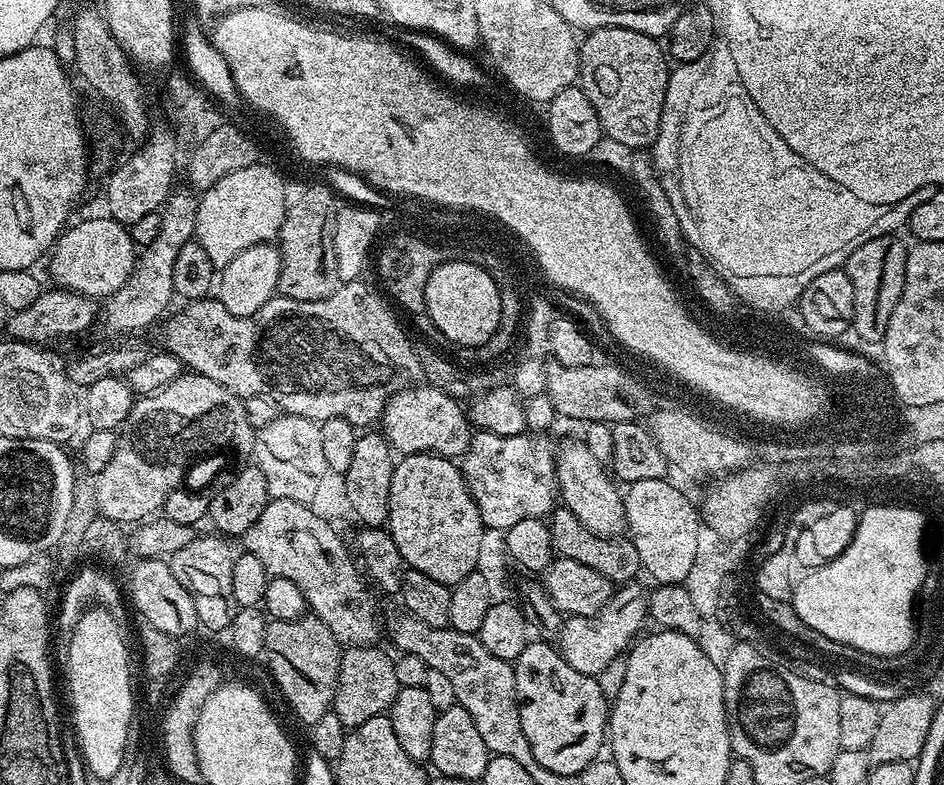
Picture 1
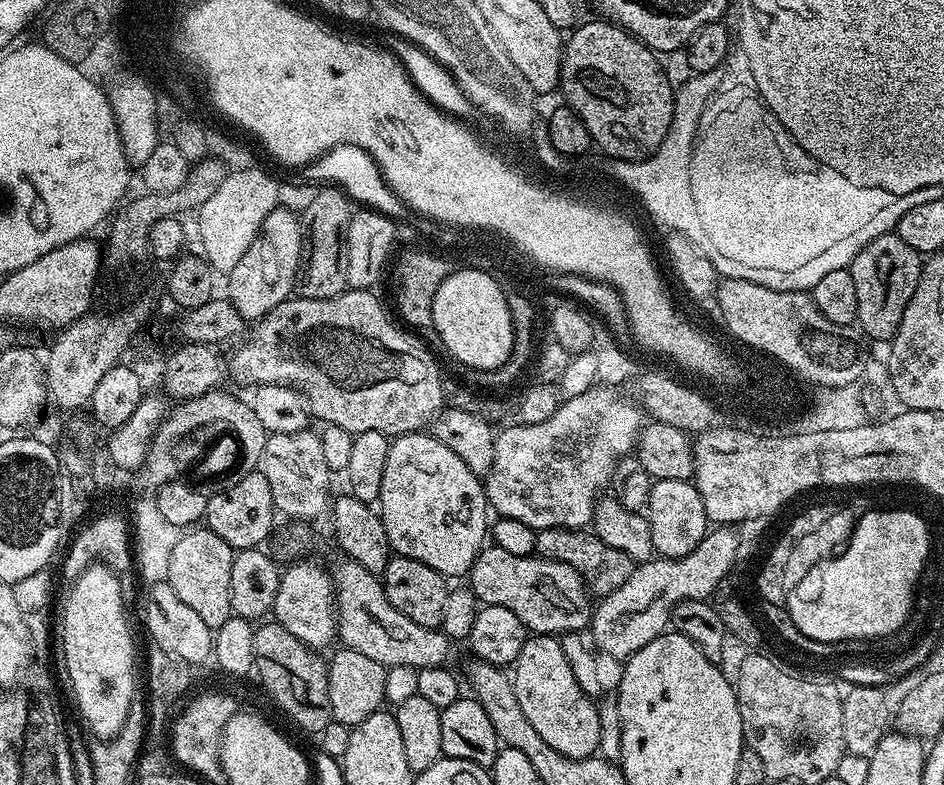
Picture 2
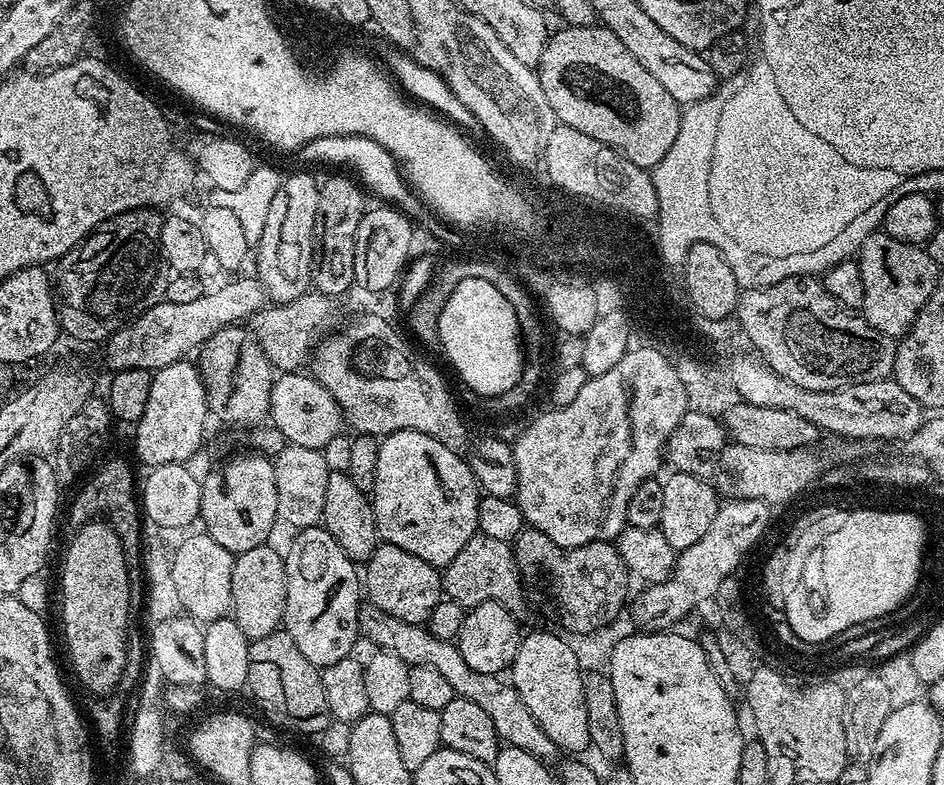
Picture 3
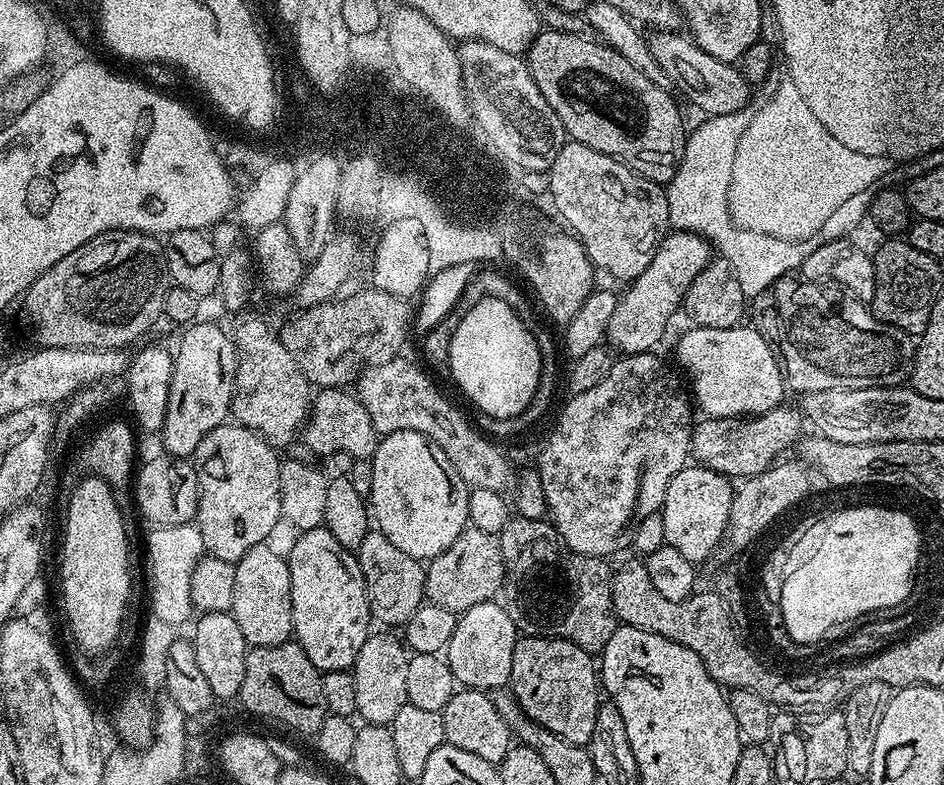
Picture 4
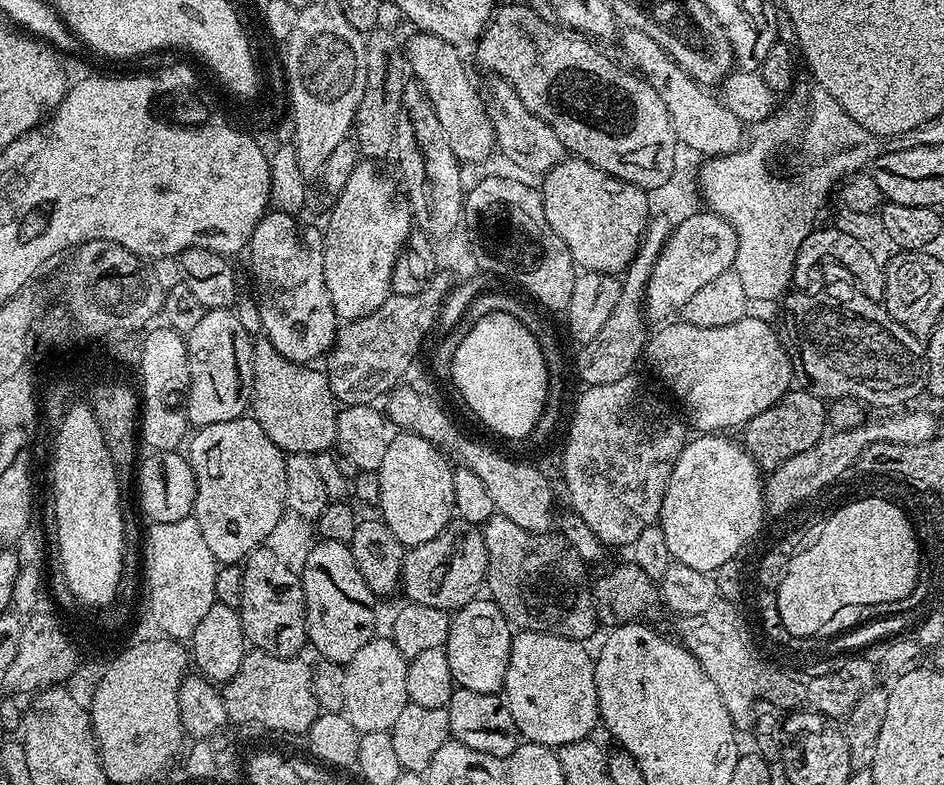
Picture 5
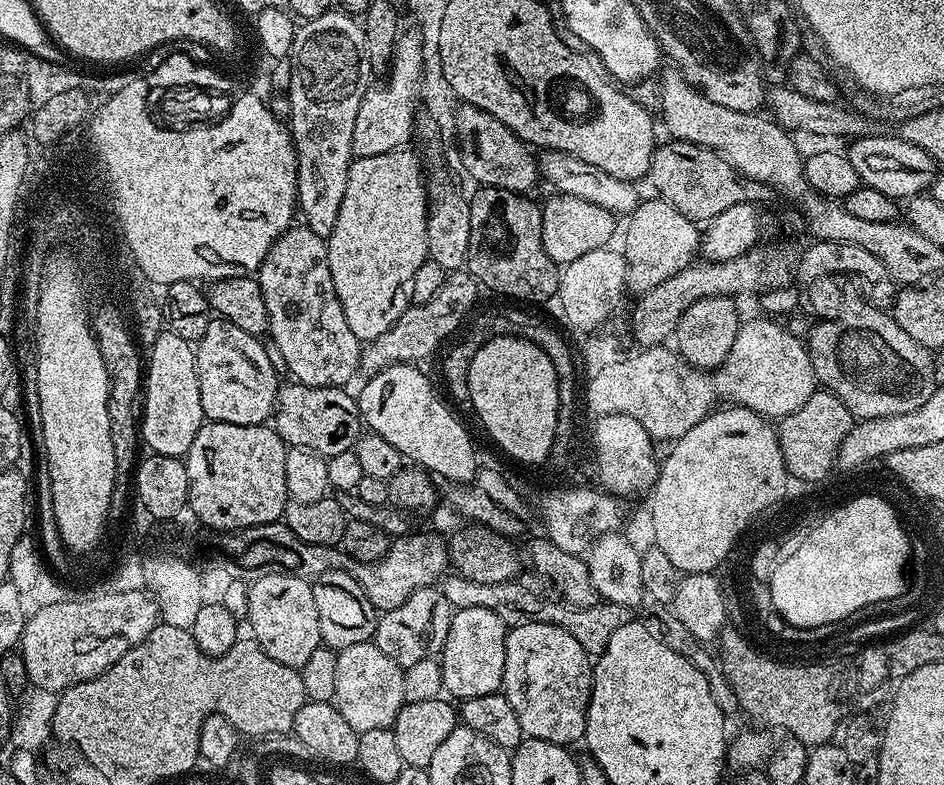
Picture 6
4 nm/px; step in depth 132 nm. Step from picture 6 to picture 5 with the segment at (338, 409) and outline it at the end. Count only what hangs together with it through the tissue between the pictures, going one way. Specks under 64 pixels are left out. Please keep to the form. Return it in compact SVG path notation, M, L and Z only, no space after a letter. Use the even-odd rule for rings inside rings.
M256 338L252 342L252 365L254 366L254 382L252 383L252 399L250 415L252 419L266 430L268 440L280 447L284 454L317 454L327 452L336 443L338 430L338 401L330 390L327 375L316 366L295 364L290 358L278 354L267 338Z

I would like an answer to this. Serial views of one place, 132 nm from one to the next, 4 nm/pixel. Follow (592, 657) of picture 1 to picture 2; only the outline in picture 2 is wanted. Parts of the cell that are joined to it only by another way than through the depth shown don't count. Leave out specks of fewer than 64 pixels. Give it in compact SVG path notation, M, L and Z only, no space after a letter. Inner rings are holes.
M712 528L709 535L711 540L698 542L690 554L677 560L653 558L644 564L636 564L628 581L595 605L590 621L591 643L608 656L633 656L642 650L642 646L664 635L672 611L679 603L688 599L707 601L711 594L709 588L728 567L735 548L735 541L728 532L718 532Z

